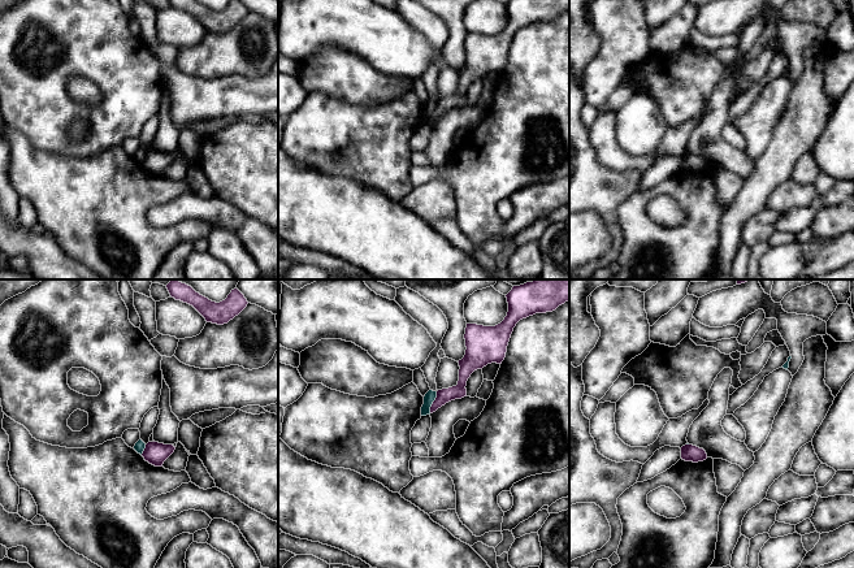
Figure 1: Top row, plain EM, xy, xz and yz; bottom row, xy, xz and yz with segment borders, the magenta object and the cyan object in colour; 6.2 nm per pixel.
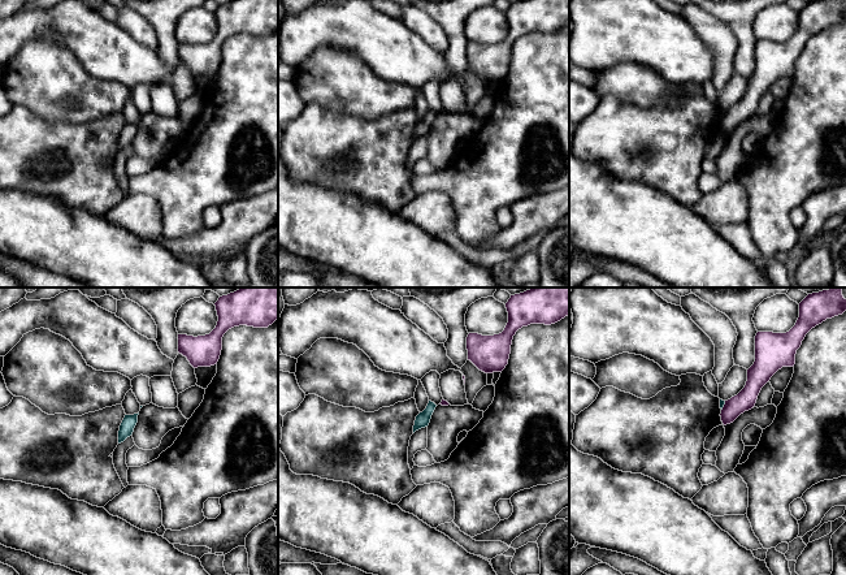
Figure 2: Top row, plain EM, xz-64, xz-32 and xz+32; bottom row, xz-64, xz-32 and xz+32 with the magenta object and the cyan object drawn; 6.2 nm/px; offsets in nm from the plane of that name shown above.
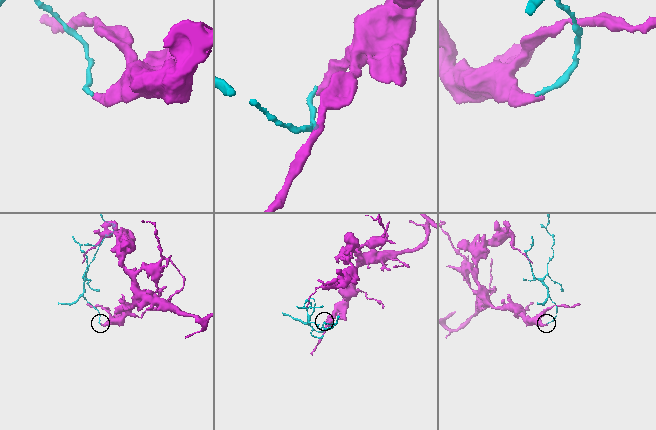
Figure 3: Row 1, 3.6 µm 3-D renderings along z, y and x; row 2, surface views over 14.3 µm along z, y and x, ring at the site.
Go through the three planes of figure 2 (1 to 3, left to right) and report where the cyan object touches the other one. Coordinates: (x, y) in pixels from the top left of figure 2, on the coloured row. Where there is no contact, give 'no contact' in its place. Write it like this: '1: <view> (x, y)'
1: no contact
2: no contact
3: xz+32 (724, 406)

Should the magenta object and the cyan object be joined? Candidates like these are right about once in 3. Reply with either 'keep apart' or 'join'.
keep apart

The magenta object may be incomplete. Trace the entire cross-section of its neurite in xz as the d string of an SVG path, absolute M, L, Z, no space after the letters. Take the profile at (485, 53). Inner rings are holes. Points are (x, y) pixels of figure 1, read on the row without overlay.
M510 0L507 4L508 21L504 29L495 35L467 32L465 64L459 69L459 90L456 95L437 100L430 122L446 112L467 105L467 90L471 83L487 73L502 73L507 55L516 32L536 22L555 19L569 10L569 0Z

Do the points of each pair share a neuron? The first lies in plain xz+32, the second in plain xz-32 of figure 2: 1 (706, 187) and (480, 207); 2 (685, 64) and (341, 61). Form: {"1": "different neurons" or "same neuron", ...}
{"1": "same neuron", "2": "different neurons"}

